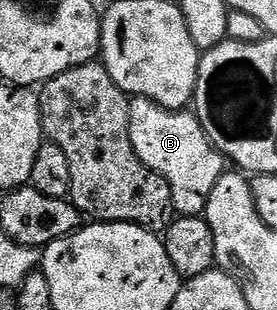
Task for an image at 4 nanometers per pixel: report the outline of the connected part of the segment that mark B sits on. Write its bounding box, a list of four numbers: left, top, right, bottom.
[128,96,226,215]

